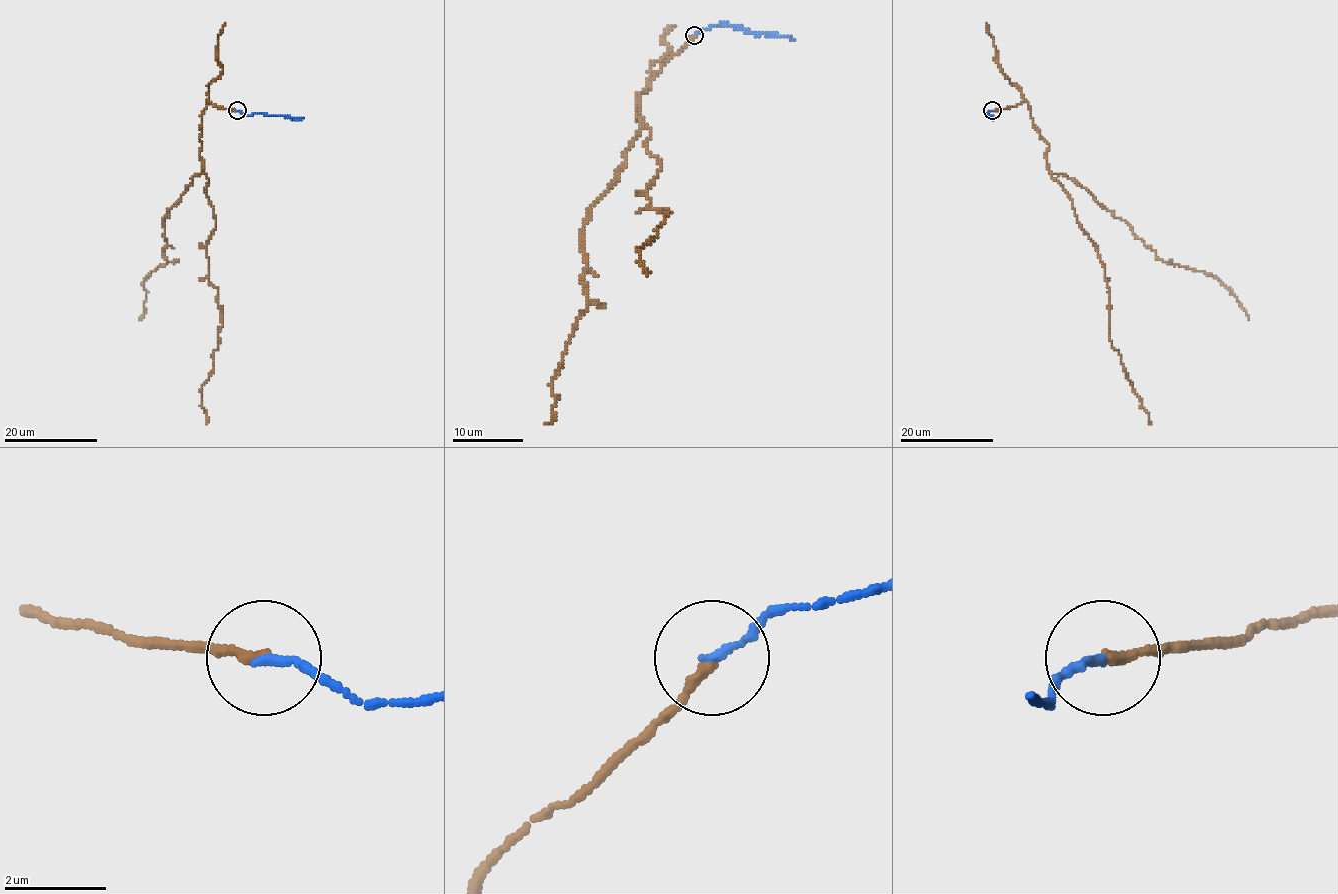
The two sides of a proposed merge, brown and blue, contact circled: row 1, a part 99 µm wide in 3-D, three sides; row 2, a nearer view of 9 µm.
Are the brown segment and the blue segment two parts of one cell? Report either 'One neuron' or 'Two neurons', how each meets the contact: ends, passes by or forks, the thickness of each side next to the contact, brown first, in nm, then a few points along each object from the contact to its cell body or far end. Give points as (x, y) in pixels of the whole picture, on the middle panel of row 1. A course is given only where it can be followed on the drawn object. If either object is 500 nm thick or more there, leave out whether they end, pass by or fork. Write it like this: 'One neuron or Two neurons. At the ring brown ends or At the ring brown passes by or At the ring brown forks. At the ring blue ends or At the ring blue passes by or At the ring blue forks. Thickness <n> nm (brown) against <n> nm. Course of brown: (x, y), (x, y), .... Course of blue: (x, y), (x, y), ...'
One neuron. At the ring brown ends. At the ring blue ends. Thickness 190 nm (brown) against 160 nm. Course of brown: (693, 35), (639, 93), (635, 116), (660, 162), (649, 206), (670, 211), (639, 246), (647, 274). Course of blue: (693, 35), (711, 27), (734, 25), (751, 34), (790, 35), (793, 39)

